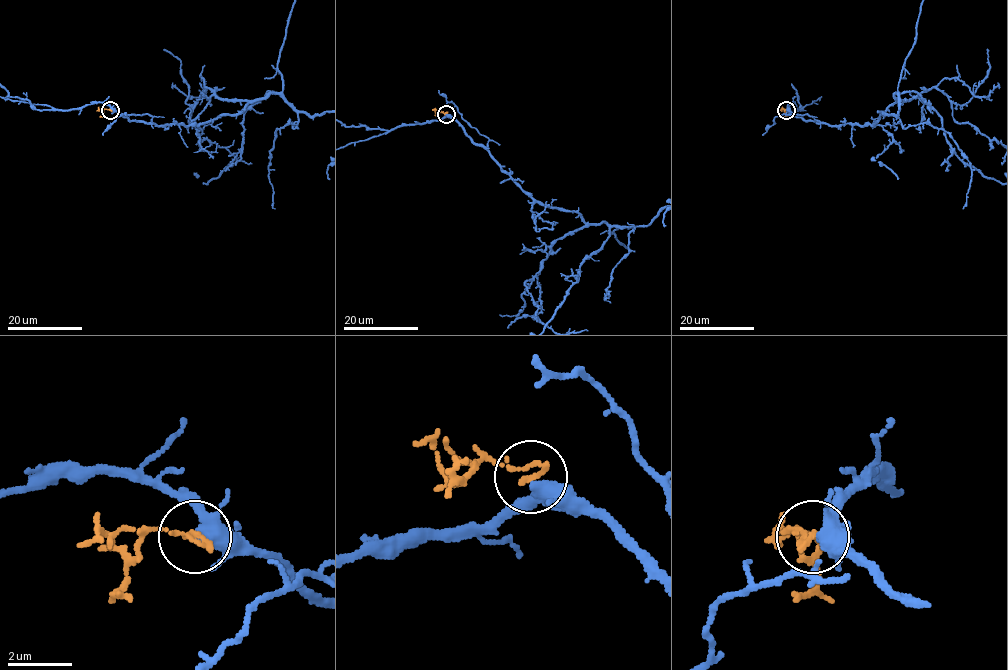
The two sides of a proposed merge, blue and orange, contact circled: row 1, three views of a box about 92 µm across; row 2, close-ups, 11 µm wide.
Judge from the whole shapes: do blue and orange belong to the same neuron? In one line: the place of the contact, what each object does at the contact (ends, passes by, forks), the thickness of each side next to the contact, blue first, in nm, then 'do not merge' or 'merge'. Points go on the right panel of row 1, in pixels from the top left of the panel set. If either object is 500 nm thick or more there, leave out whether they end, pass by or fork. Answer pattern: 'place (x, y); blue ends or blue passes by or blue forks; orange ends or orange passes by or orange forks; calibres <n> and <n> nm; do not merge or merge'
place (786, 110); blue forks; orange ends; calibres 300 and 200 nm; do not merge

